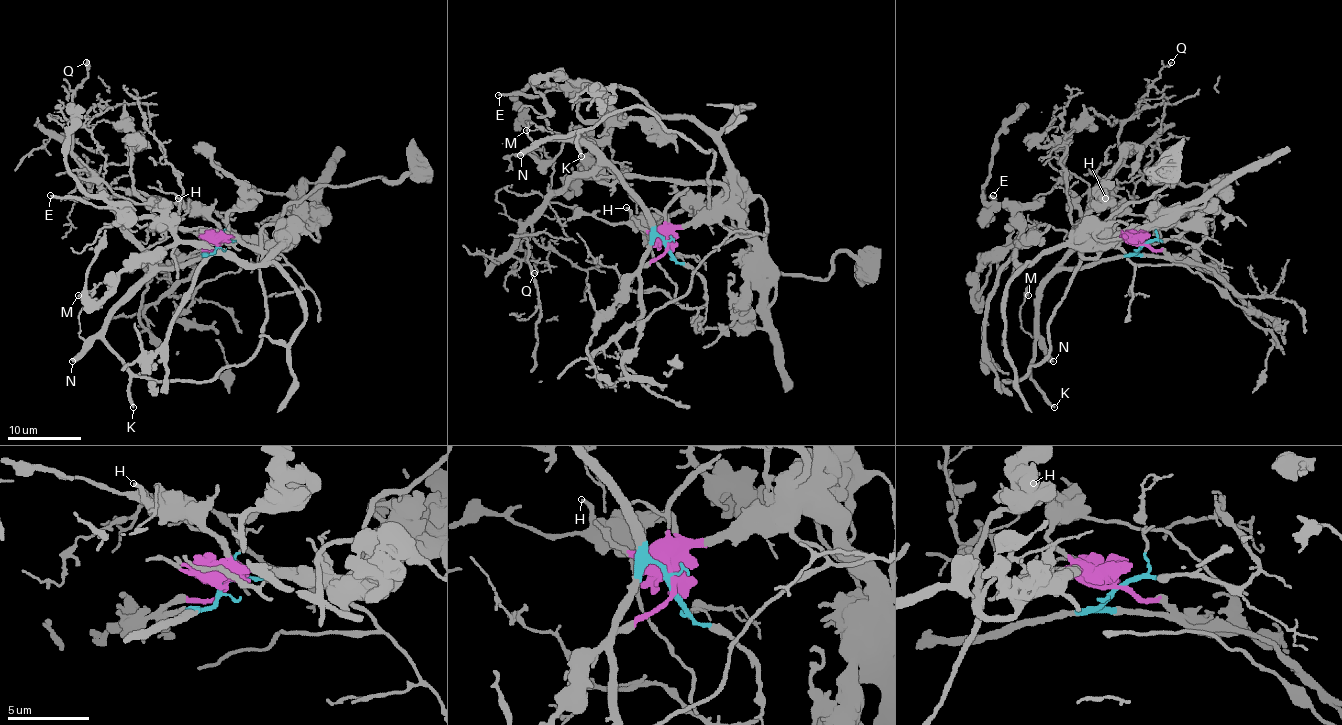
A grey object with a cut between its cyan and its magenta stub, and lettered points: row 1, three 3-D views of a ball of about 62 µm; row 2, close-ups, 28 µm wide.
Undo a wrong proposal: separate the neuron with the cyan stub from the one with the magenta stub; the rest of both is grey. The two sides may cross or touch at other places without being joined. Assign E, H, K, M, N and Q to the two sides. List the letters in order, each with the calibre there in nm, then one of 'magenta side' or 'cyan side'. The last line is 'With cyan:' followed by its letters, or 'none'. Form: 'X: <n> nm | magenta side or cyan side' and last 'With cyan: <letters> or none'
E: 200 nm | magenta side
H: 220 nm | magenta side
K: 240 nm | cyan side
M: 110 nm | cyan side
N: 440 nm | cyan side
Q: 100 nm | cyan side
With cyan: K, M, N, Q

